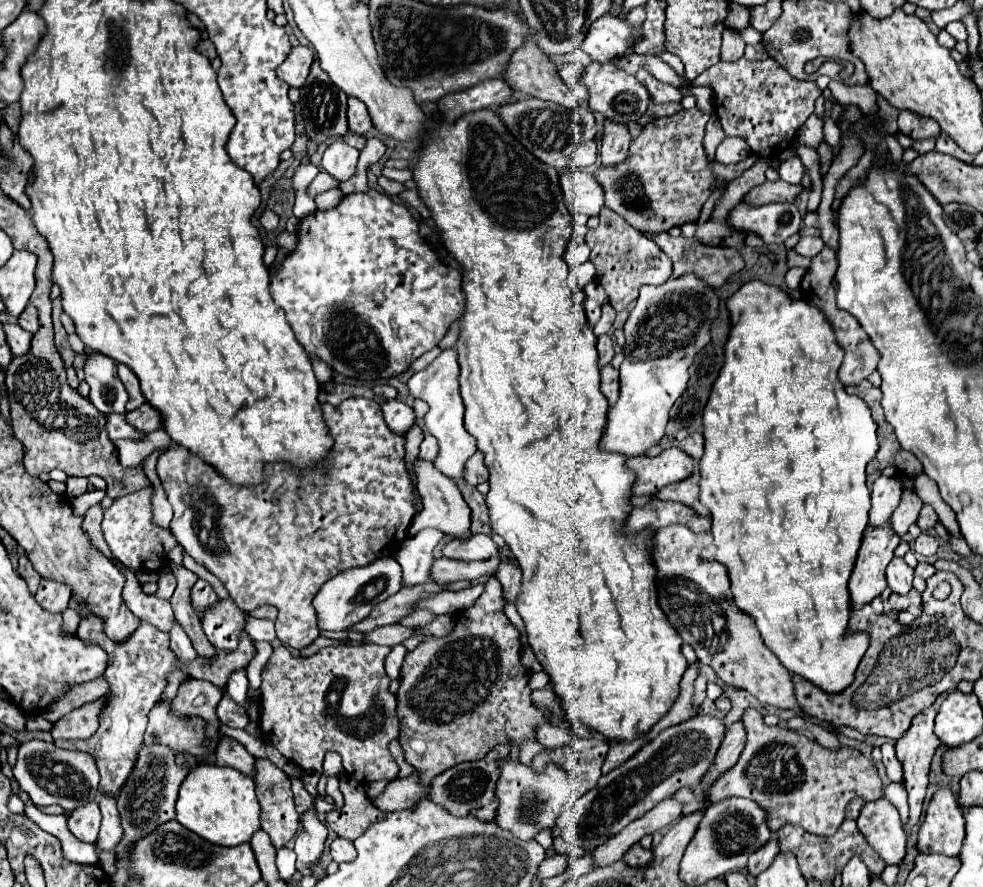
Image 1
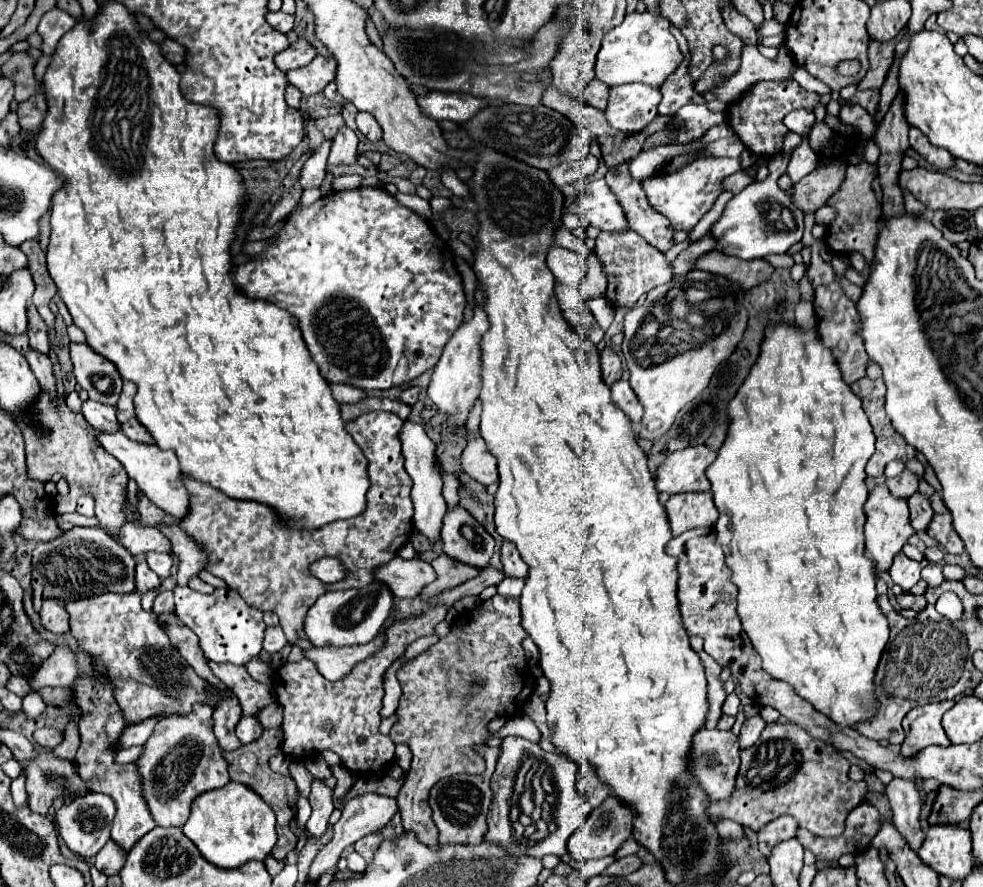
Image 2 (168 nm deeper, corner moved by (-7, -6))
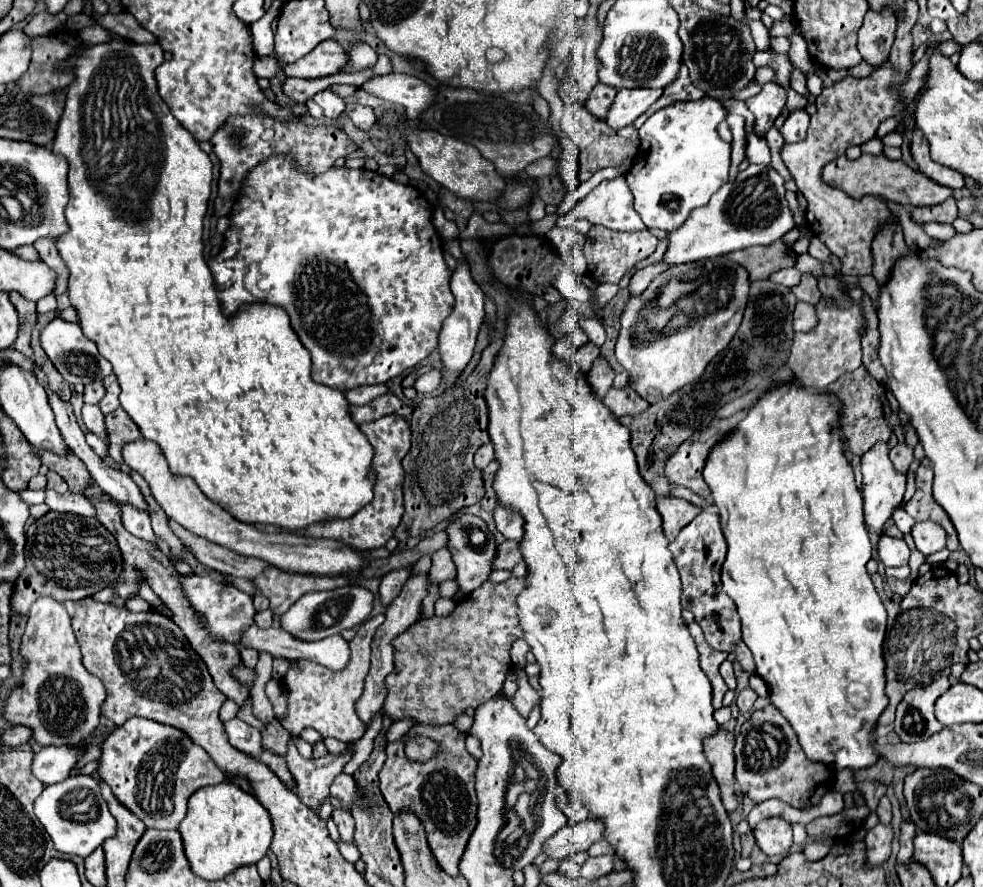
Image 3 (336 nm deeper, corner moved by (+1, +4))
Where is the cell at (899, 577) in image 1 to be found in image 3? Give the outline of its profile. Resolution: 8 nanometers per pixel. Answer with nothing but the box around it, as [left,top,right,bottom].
[877,534,909,566]

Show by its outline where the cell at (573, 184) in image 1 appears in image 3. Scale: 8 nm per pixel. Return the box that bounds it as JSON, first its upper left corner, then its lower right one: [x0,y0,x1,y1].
[573,176,645,230]

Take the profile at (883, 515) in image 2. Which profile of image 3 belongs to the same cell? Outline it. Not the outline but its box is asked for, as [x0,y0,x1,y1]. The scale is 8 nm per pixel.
[861,440,905,532]

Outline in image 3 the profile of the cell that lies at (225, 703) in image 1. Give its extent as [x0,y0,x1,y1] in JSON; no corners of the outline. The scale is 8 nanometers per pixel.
[225,718,263,758]

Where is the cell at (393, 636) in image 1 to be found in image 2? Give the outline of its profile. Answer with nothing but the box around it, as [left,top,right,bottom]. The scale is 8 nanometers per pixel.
[305,634,387,682]

